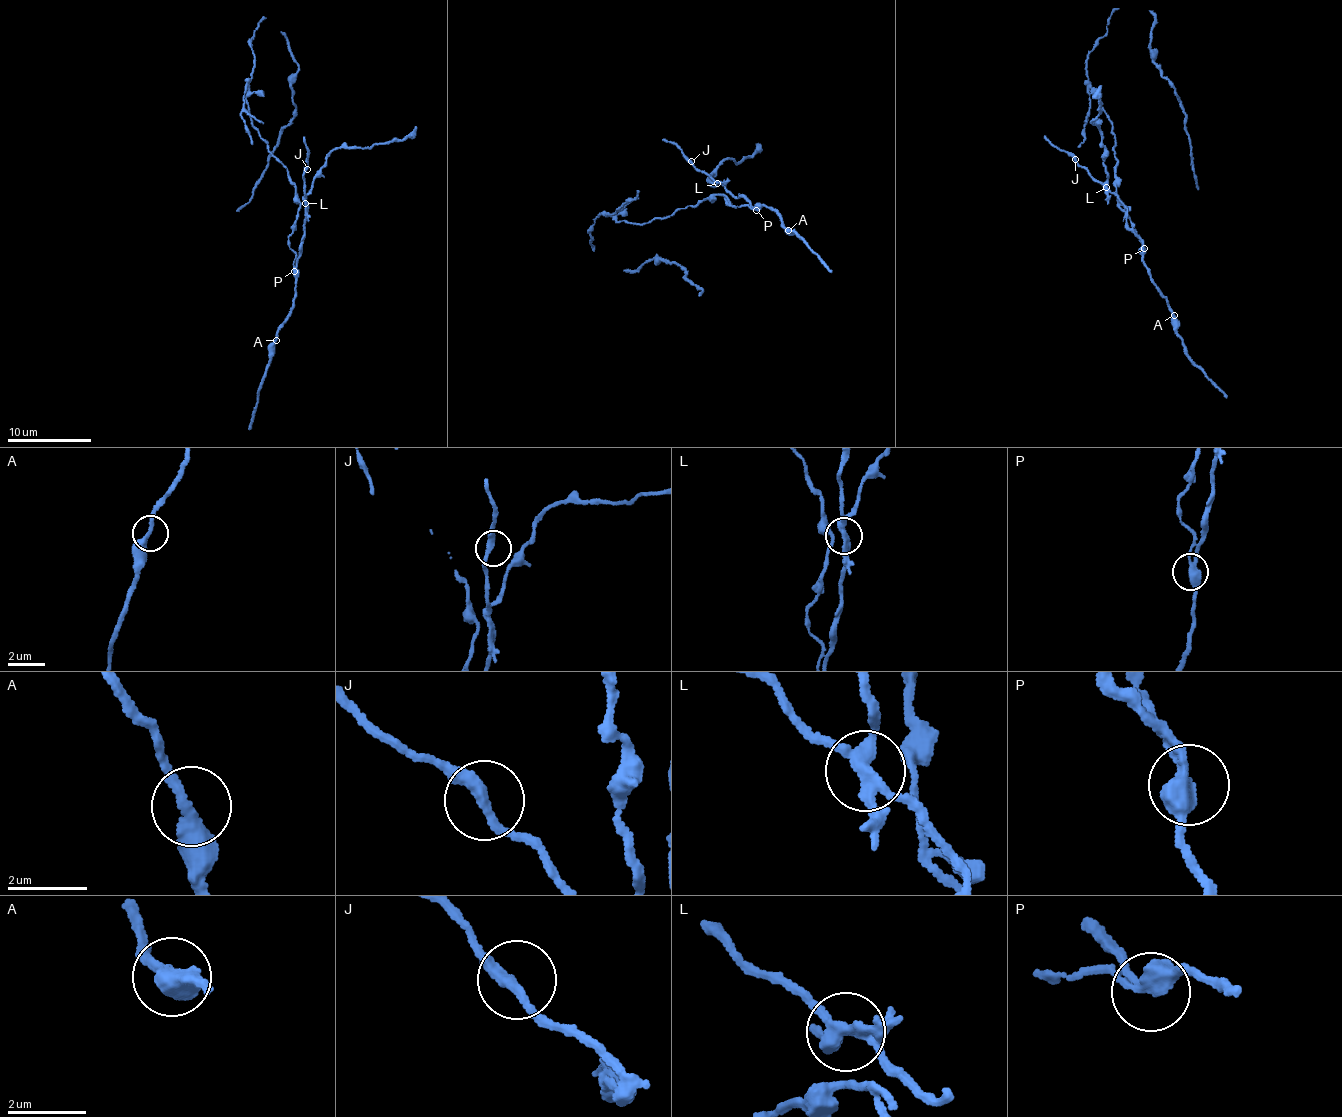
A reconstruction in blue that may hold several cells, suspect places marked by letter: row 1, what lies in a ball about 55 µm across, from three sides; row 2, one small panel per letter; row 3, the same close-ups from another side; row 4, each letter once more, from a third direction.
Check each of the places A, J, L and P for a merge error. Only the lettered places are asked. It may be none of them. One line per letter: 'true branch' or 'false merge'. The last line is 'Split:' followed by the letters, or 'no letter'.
A: true branch
J: true branch
L: false merge
P: false merge
Split: L, P

